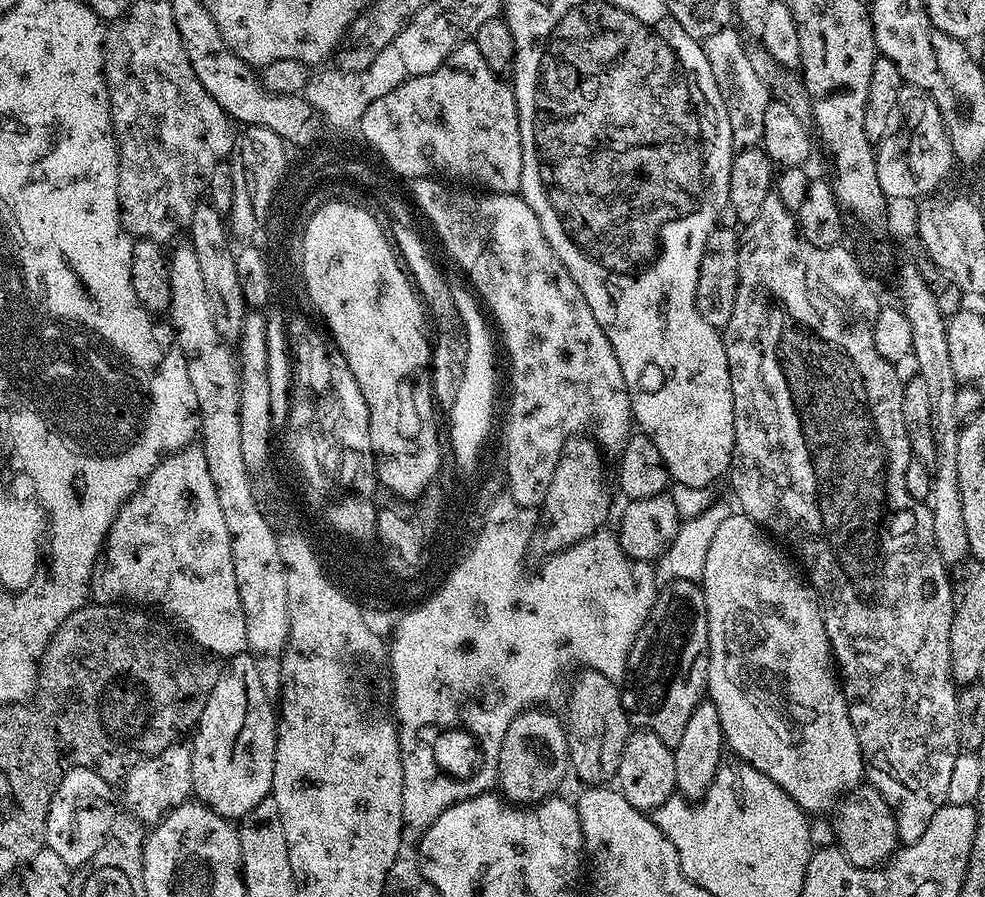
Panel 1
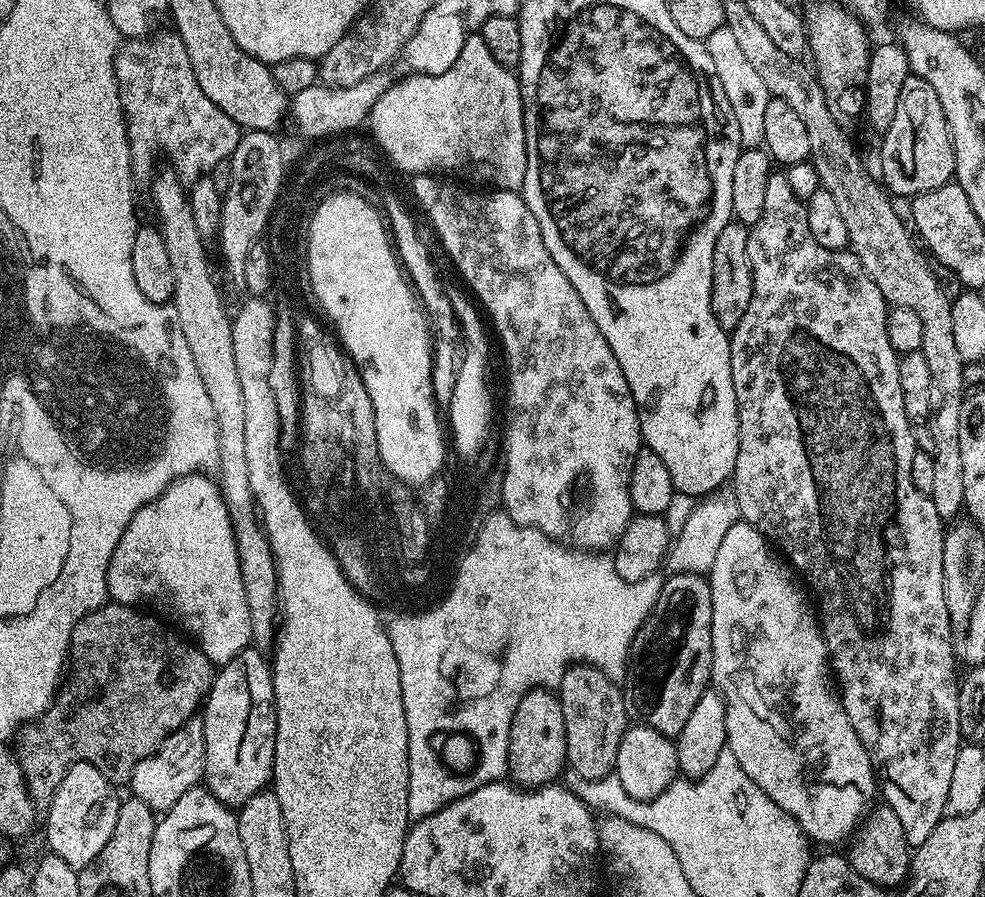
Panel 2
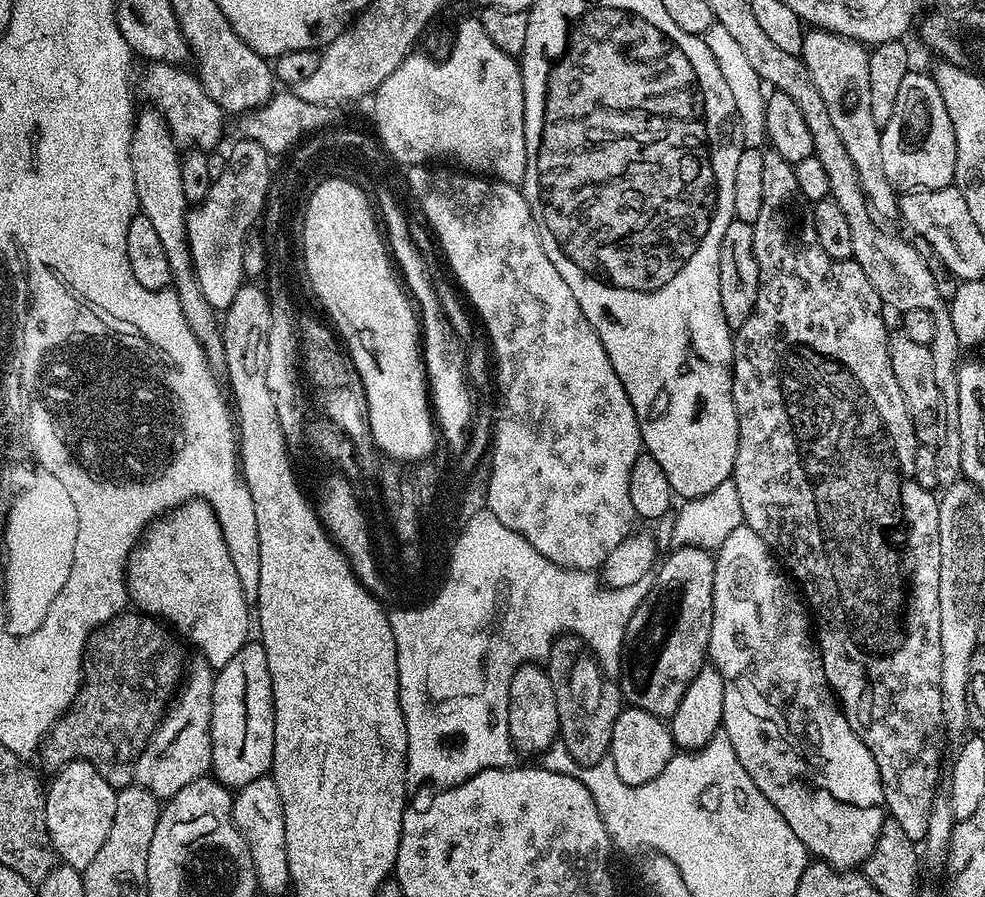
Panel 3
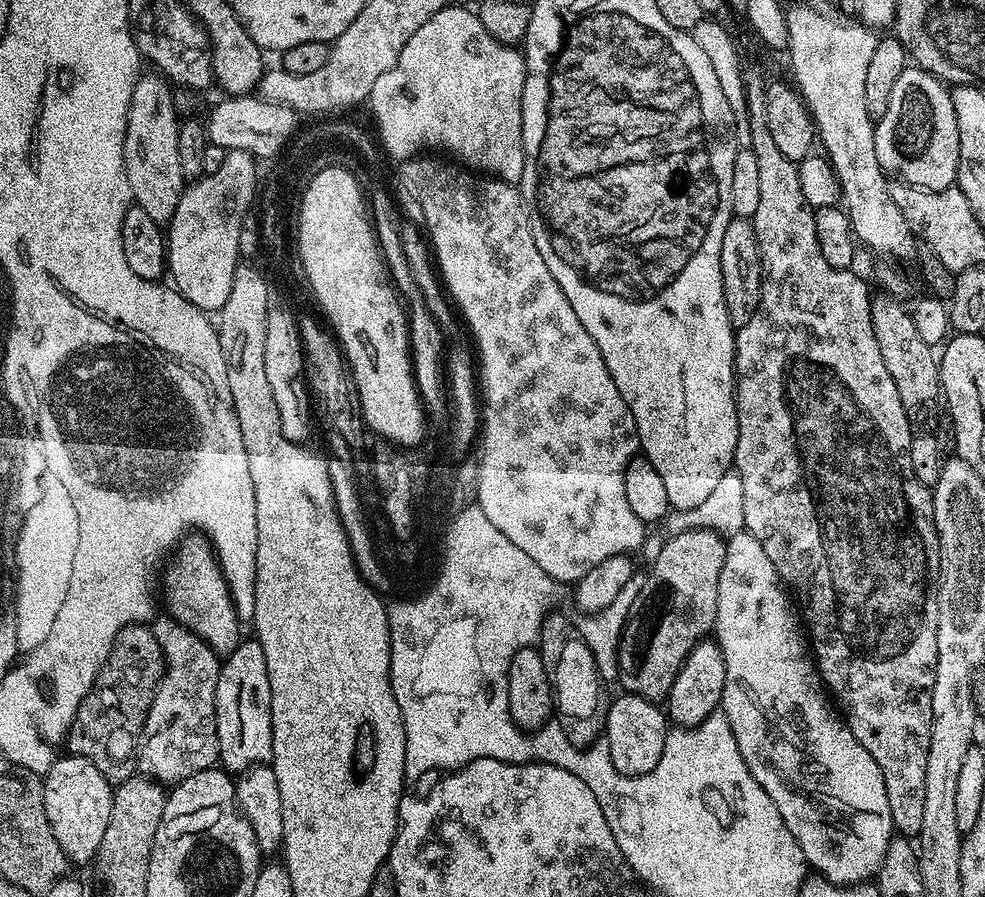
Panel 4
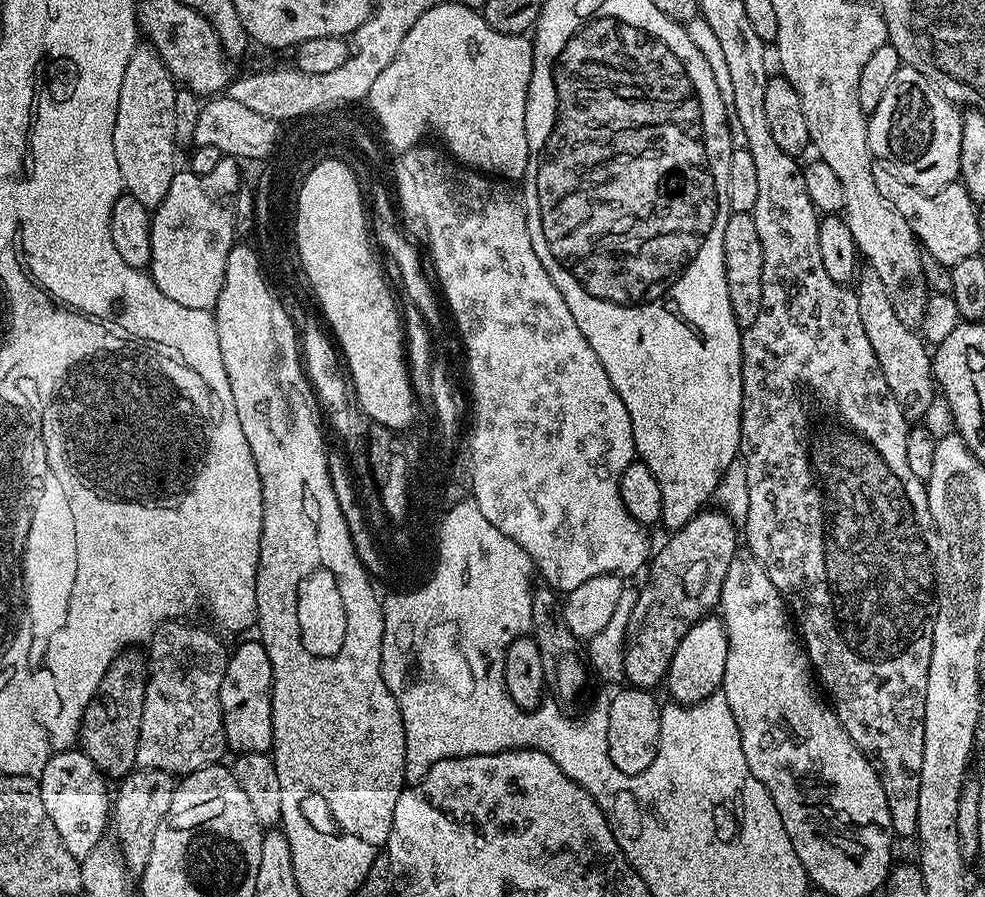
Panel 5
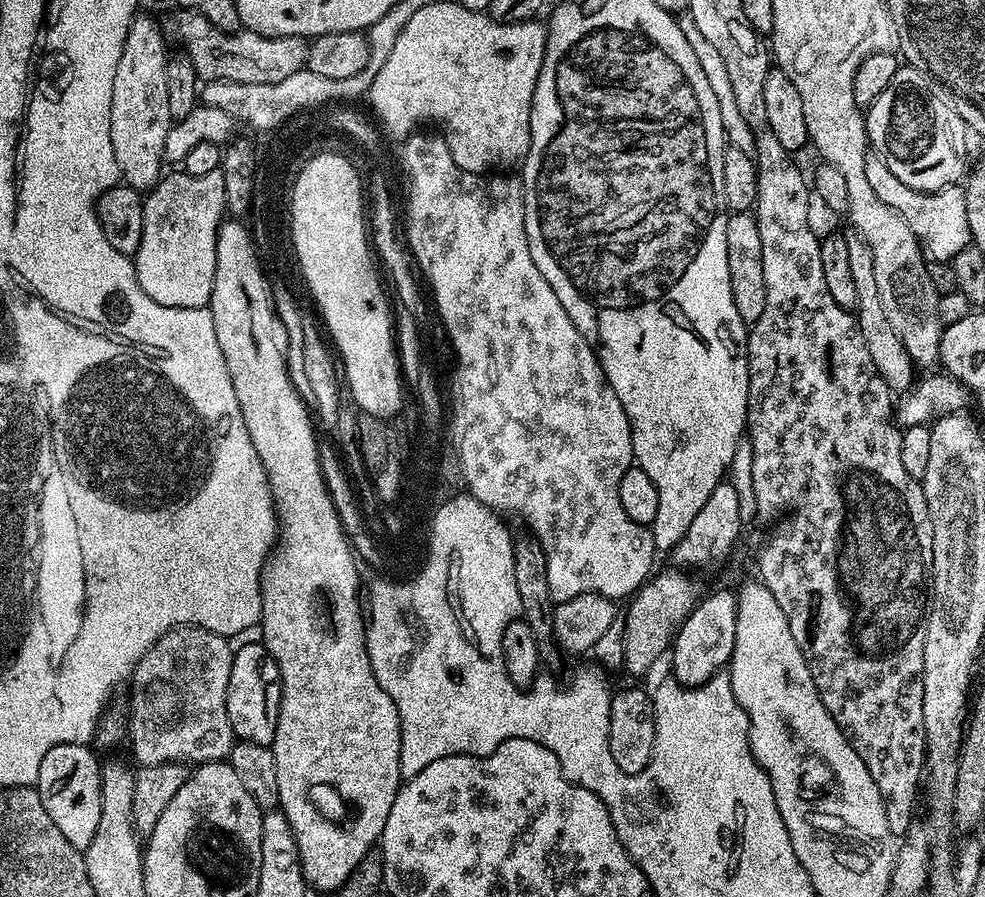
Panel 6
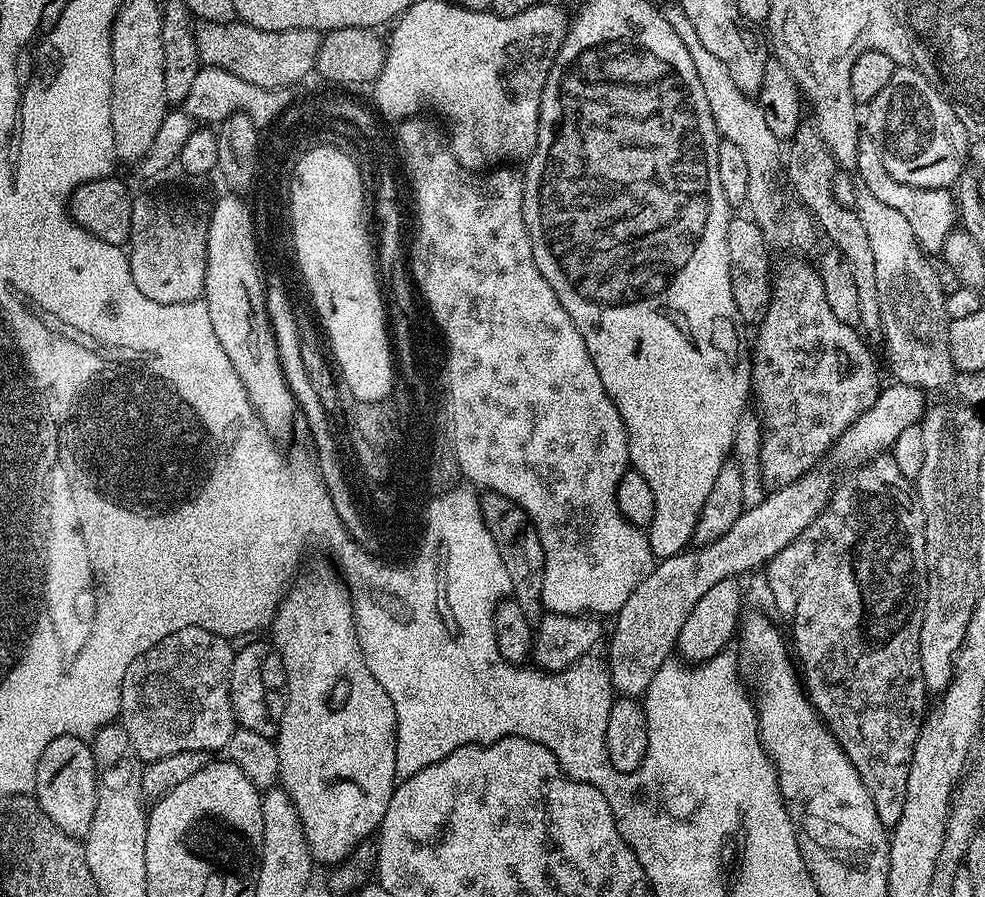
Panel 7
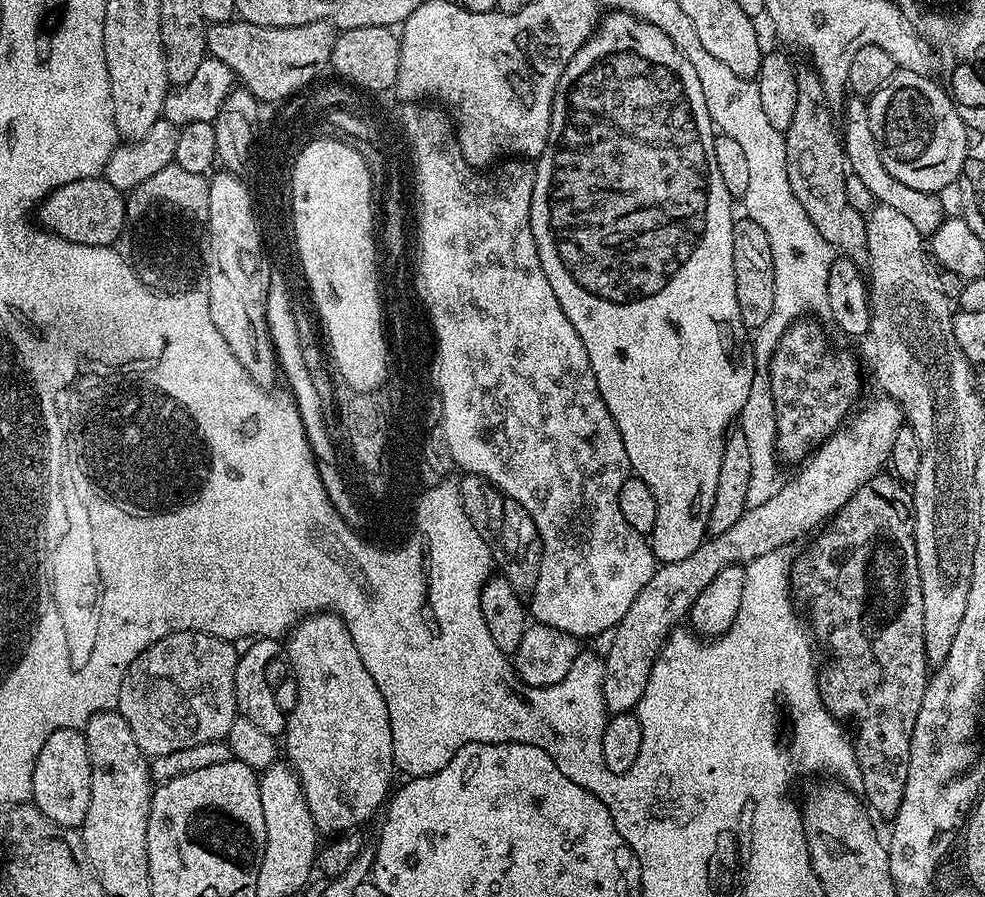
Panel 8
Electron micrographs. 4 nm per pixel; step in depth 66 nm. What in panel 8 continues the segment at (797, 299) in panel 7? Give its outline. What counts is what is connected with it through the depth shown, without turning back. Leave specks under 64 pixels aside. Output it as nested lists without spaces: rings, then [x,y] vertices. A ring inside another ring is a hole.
[[[801,318],[788,325],[766,369],[774,398],[776,454],[781,461],[803,461],[814,446],[823,444],[845,423],[844,415],[860,392],[860,368],[855,358],[828,348],[823,330],[812,320]]]

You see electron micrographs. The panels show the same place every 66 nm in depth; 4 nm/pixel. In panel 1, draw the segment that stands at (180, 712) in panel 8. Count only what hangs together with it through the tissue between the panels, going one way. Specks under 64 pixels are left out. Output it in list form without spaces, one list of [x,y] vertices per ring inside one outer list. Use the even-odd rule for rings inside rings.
[[[177,742],[166,746],[162,754],[151,756],[128,771],[122,781],[124,800],[129,804],[131,815],[145,826],[155,826],[179,804],[193,795],[192,791],[192,745]]]

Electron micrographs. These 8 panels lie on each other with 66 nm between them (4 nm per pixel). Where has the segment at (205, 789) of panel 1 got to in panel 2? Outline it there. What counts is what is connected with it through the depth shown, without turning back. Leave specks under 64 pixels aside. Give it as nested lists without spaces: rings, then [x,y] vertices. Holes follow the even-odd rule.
[[[256,646],[243,648],[229,664],[215,673],[212,688],[202,705],[206,752],[203,783],[223,804],[239,806],[254,794],[269,787],[274,766],[274,742],[276,741],[276,703],[272,689],[272,669],[269,661]]]

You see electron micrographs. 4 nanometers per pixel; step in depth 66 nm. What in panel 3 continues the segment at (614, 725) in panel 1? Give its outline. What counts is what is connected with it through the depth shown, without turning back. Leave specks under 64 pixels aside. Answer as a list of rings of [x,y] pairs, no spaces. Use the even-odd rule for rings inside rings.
[[[575,634],[553,640],[546,657],[546,671],[558,698],[559,739],[562,744],[564,740],[563,751],[569,752],[579,764],[598,764],[602,757],[609,755],[614,722],[622,711],[622,697],[619,683],[600,669],[595,656],[576,653],[576,647],[581,644]]]

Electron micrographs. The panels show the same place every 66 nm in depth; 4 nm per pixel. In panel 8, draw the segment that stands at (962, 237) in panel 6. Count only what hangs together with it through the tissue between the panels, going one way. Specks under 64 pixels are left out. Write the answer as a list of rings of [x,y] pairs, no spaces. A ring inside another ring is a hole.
[[[852,98],[849,101],[848,105],[846,105],[847,103],[843,105],[845,108],[842,143],[844,145],[844,159],[851,175],[857,176],[862,182],[862,186],[866,186],[866,190],[870,190],[876,204],[885,204],[894,210],[899,210],[919,230],[921,236],[931,237],[946,218],[946,212],[940,205],[941,197],[935,192],[914,190],[910,186],[906,186],[906,182],[898,182],[898,178],[894,178],[890,174],[890,170],[886,170],[886,166],[882,166],[880,151],[874,142],[874,134],[870,130],[870,114],[867,103],[860,98]]]

